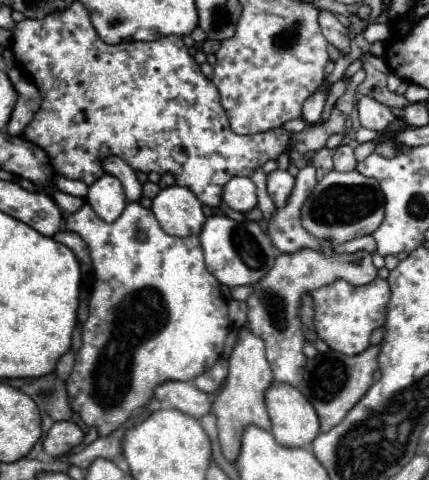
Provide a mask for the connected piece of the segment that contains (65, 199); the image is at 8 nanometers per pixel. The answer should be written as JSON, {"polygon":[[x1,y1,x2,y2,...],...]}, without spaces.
{"polygon":[[56,190,52,198,56,200,56,204,58,204,58,206,62,208,62,212,66,212,66,214,74,214,74,212,78,212,78,210,84,206,84,200,82,200,82,198,70,196,70,194,60,192,60,190]]}

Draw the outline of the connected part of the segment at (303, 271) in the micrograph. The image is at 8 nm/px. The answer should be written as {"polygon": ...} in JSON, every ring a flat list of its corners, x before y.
{"polygon":[[324,246,322,252,302,248,294,254,280,254,272,270,254,286,254,294,246,300,248,304,248,326,250,330,266,342,266,358,272,368,274,384,292,384,298,386,302,380,306,356,302,354,304,334,300,328,298,306,300,296,312,292,320,286,332,284,338,278,348,280,354,286,368,284,376,278,376,268,372,264,372,254,338,254,332,246]]}

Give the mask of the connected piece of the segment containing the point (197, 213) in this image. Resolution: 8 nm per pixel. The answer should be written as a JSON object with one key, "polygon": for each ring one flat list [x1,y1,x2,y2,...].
{"polygon":[[170,186,152,200,152,212,162,230,170,236,198,236,204,226,202,202,190,188]]}

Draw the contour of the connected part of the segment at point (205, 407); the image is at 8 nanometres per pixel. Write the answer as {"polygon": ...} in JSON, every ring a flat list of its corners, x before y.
{"polygon":[[164,382,156,388,156,398,192,418,202,418,212,410,208,394,198,390,192,382]]}

